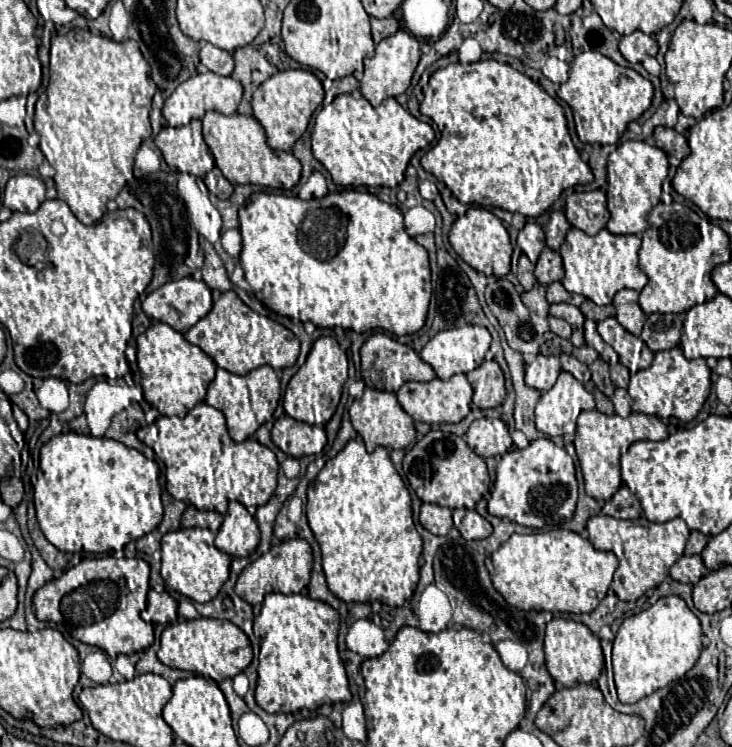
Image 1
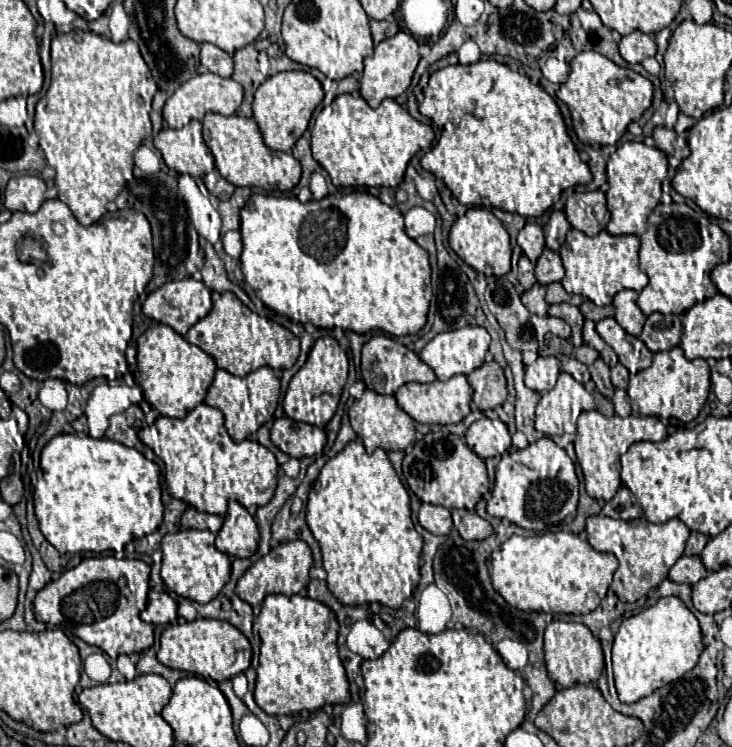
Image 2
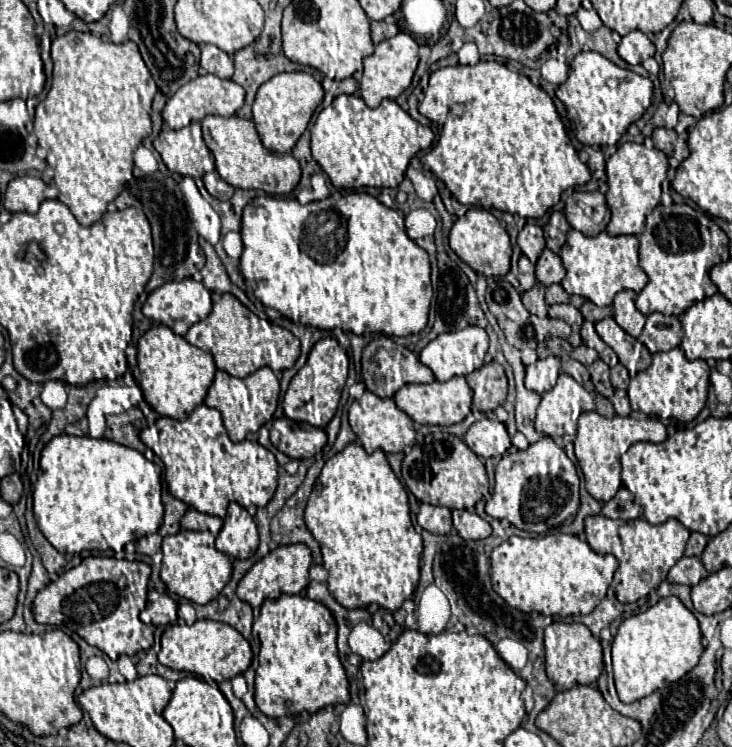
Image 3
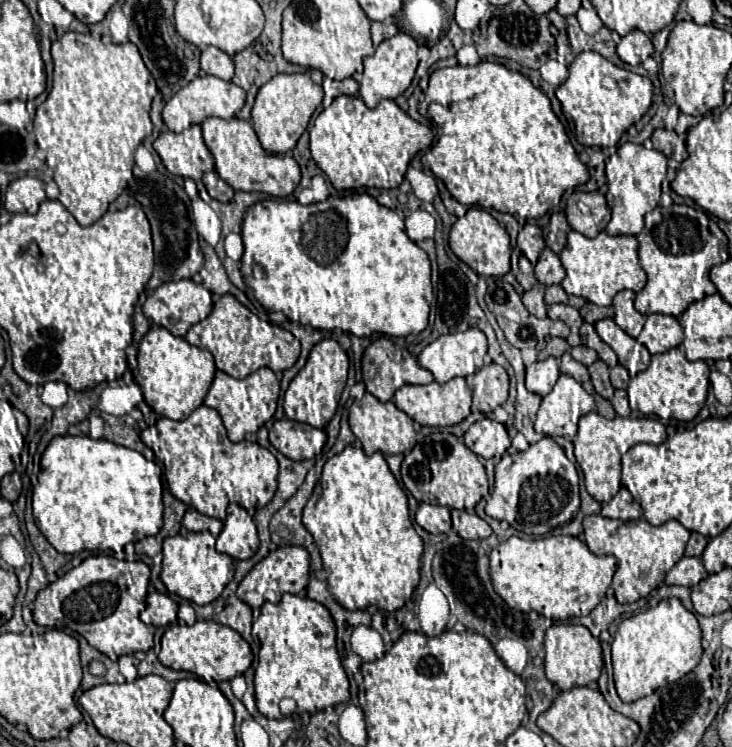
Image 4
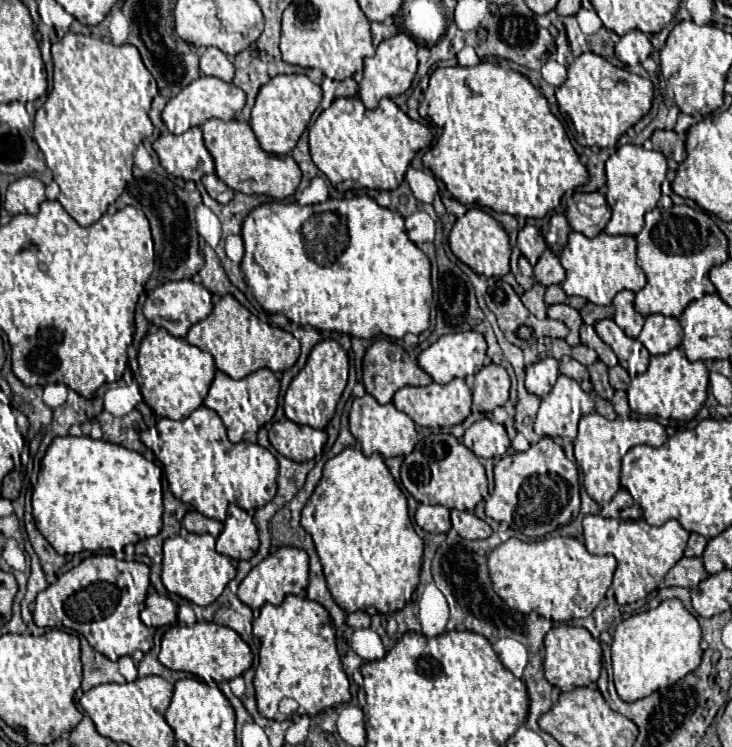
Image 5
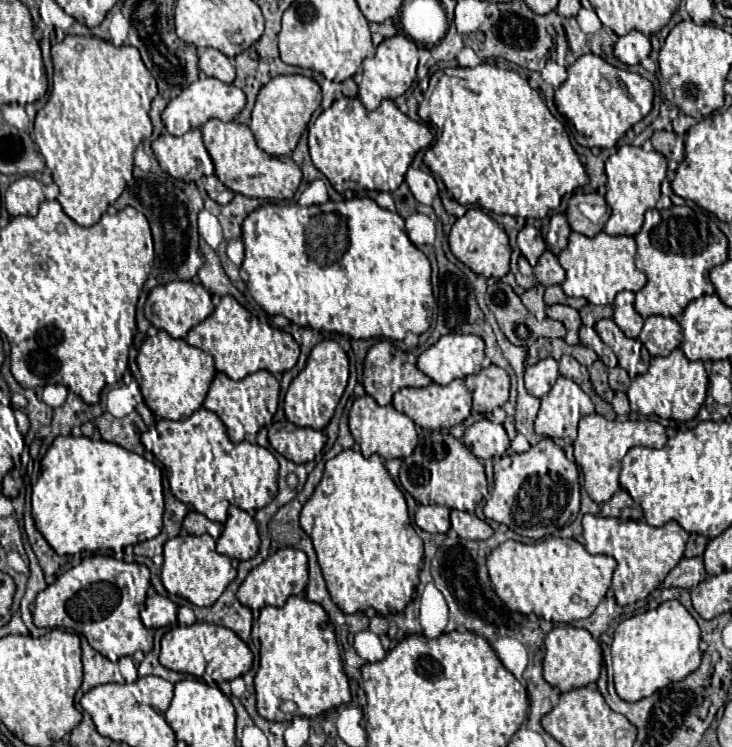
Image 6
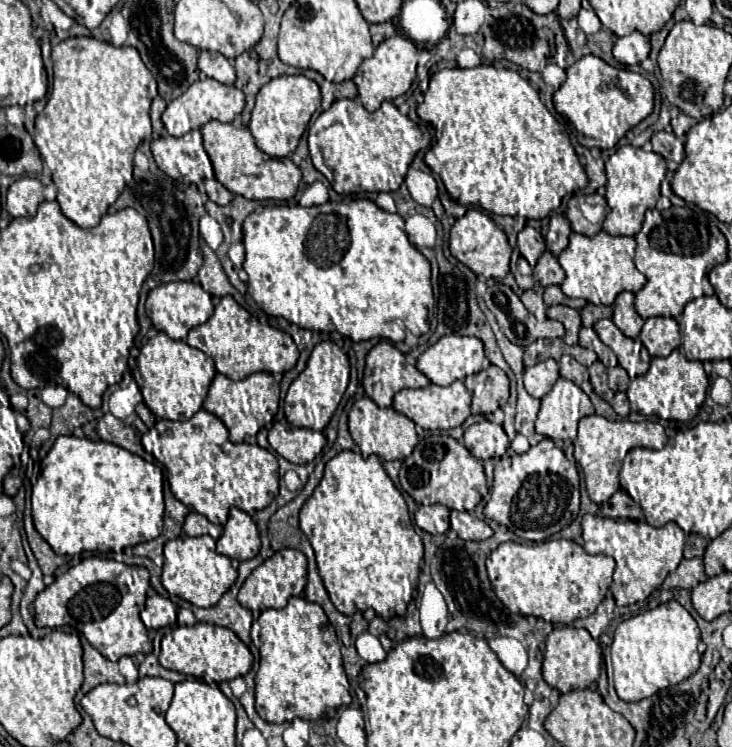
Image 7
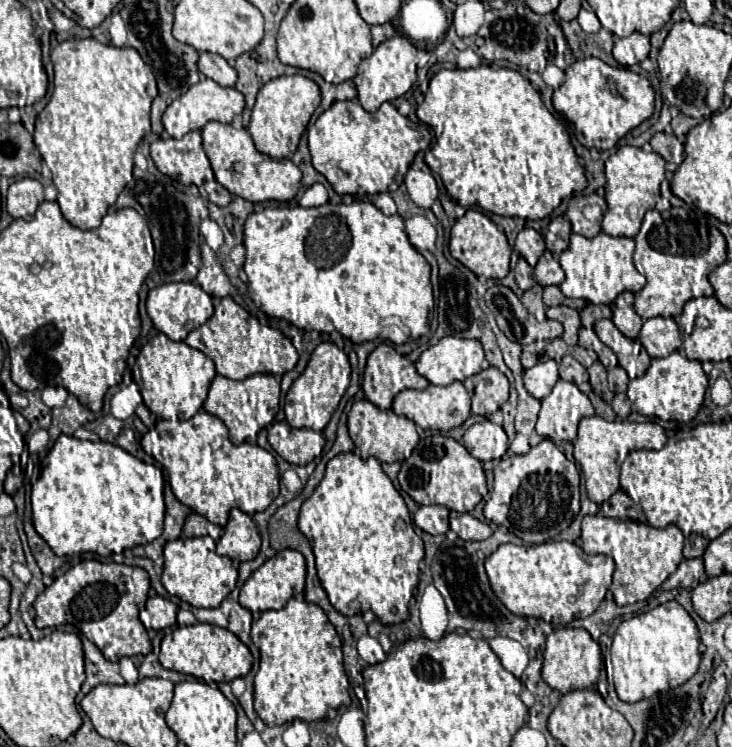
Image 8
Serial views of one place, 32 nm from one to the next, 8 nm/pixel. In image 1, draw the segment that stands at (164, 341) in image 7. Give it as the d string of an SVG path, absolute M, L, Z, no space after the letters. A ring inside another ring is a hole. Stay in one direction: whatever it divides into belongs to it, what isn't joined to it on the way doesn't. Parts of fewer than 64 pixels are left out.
M154 322L136 338L137 365L142 372L141 387L148 404L156 406L164 416L184 416L206 396L208 384L216 374L214 360L198 346L190 344L180 332L164 322Z

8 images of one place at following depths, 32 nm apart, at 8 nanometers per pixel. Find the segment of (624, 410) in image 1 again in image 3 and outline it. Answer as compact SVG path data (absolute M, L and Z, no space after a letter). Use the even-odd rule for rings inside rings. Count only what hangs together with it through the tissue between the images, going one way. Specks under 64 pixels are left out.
M626 390L616 392L614 398L612 398L612 404L614 404L614 410L616 410L618 416L628 416L630 414L630 402L628 402Z

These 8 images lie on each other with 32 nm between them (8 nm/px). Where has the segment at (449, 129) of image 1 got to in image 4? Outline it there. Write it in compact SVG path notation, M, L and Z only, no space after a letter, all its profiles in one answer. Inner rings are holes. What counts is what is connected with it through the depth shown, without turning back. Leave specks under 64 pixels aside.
M478 62L476 66L454 66L432 72L420 114L438 128L438 140L430 152L422 156L422 164L440 178L464 206L494 208L522 218L542 218L558 206L568 188L582 186L590 180L588 168L580 162L564 124L552 110L550 98L526 76L510 72L502 64Z

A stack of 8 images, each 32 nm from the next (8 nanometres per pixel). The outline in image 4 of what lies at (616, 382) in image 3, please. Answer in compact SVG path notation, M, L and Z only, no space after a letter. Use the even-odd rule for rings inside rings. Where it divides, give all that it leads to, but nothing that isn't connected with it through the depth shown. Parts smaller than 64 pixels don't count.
M614 366L612 370L610 370L610 382L612 382L612 386L614 388L626 388L628 386L628 382L630 382L630 378L628 378L628 370L624 368L624 366Z

